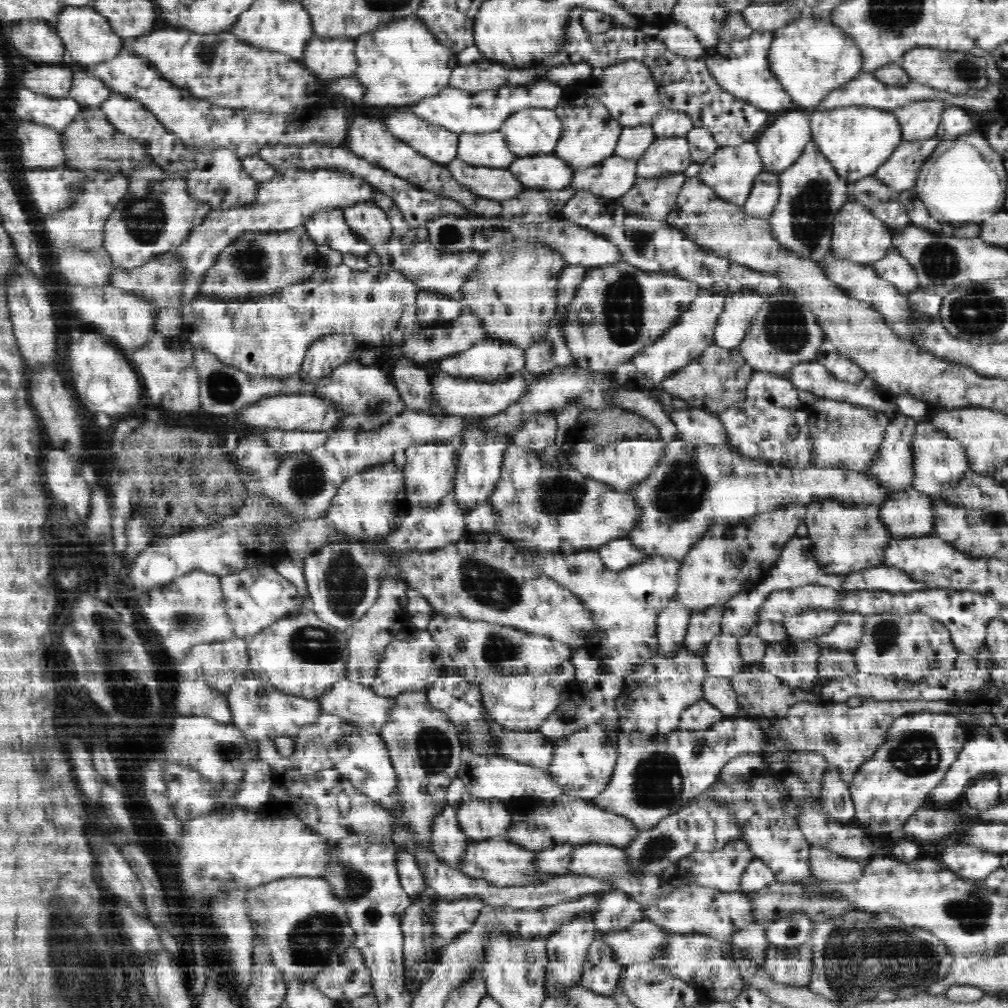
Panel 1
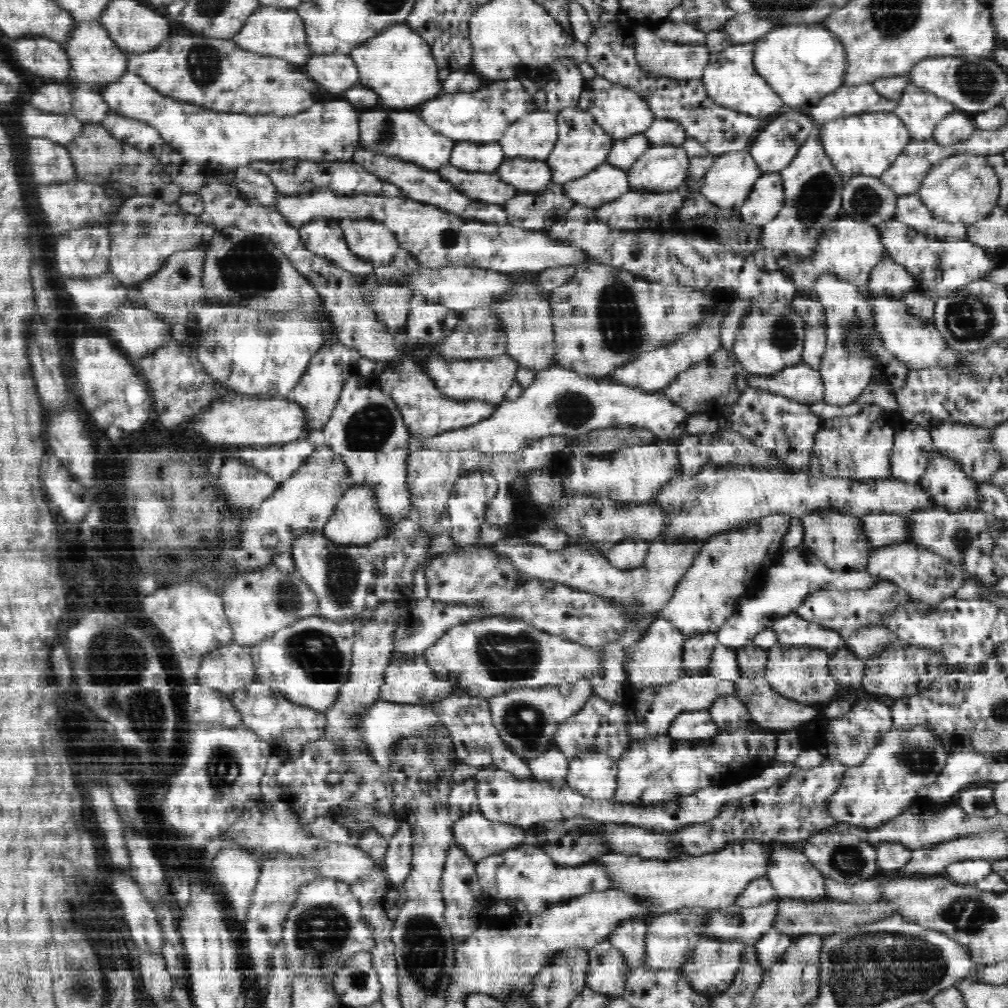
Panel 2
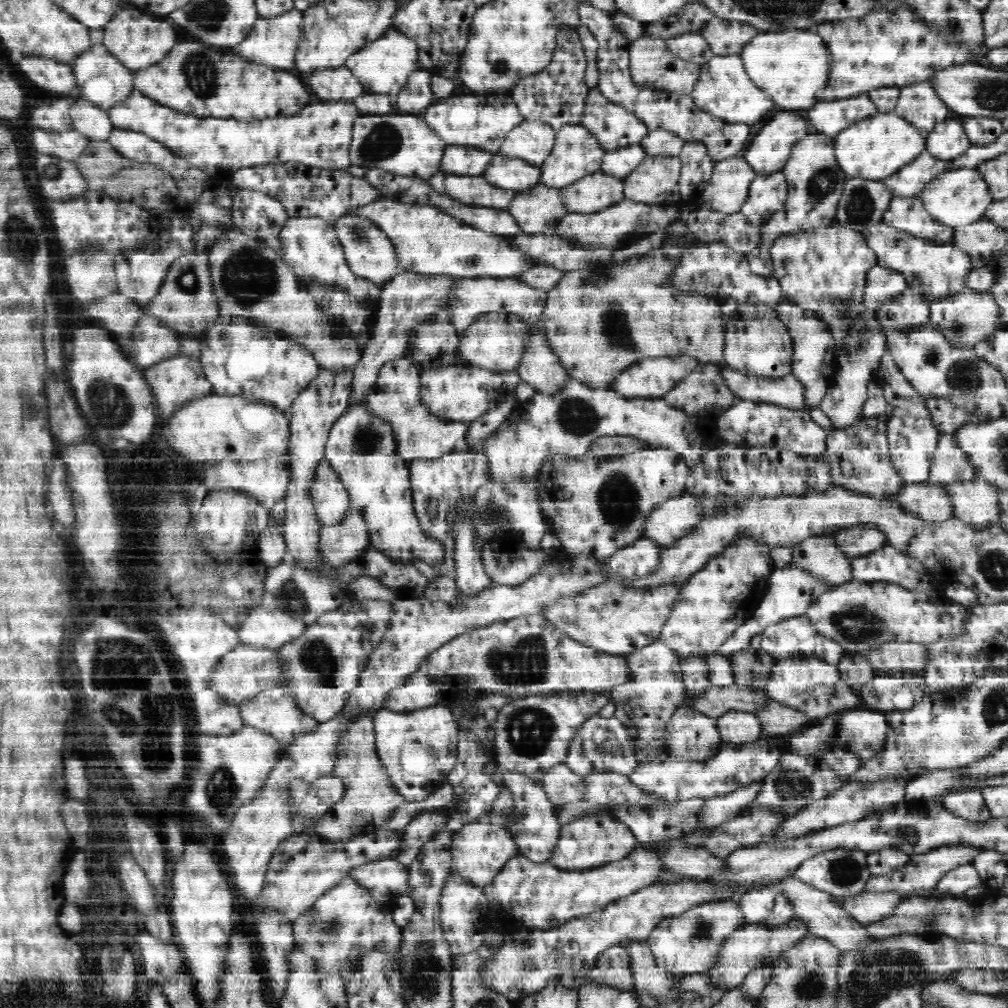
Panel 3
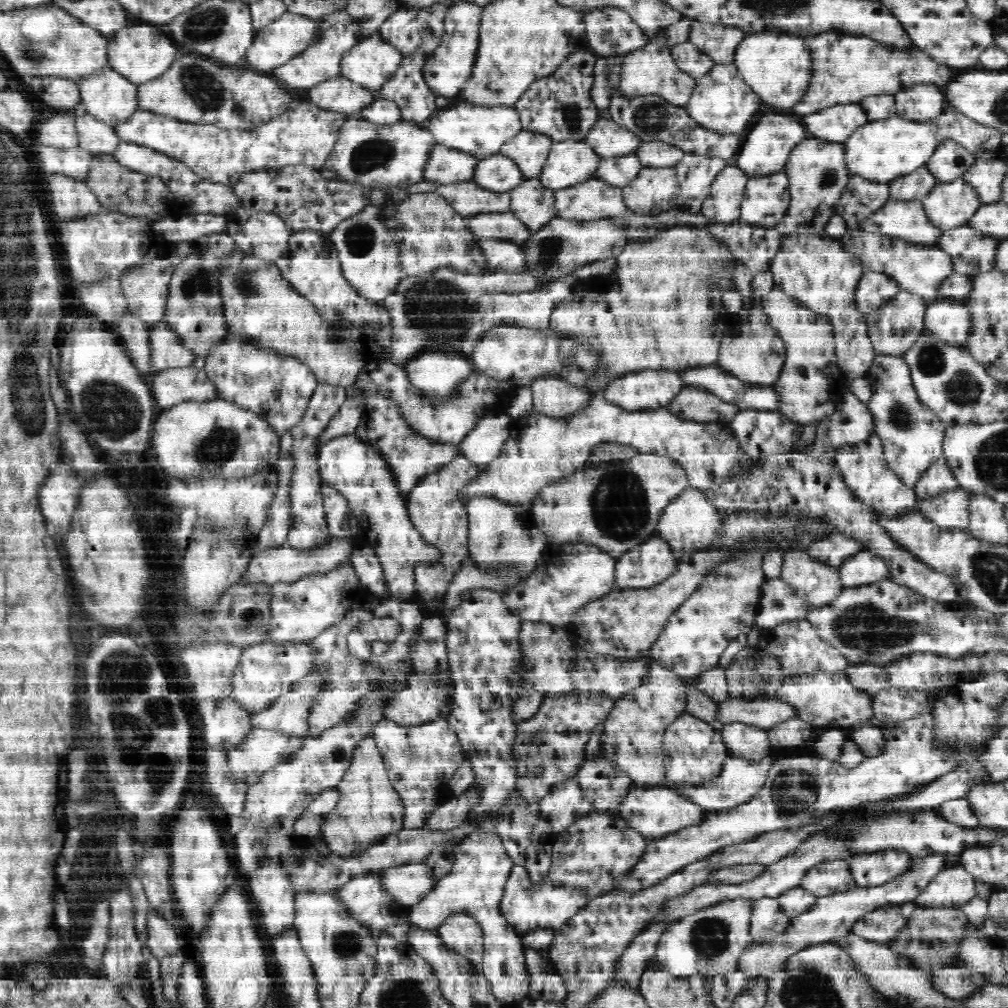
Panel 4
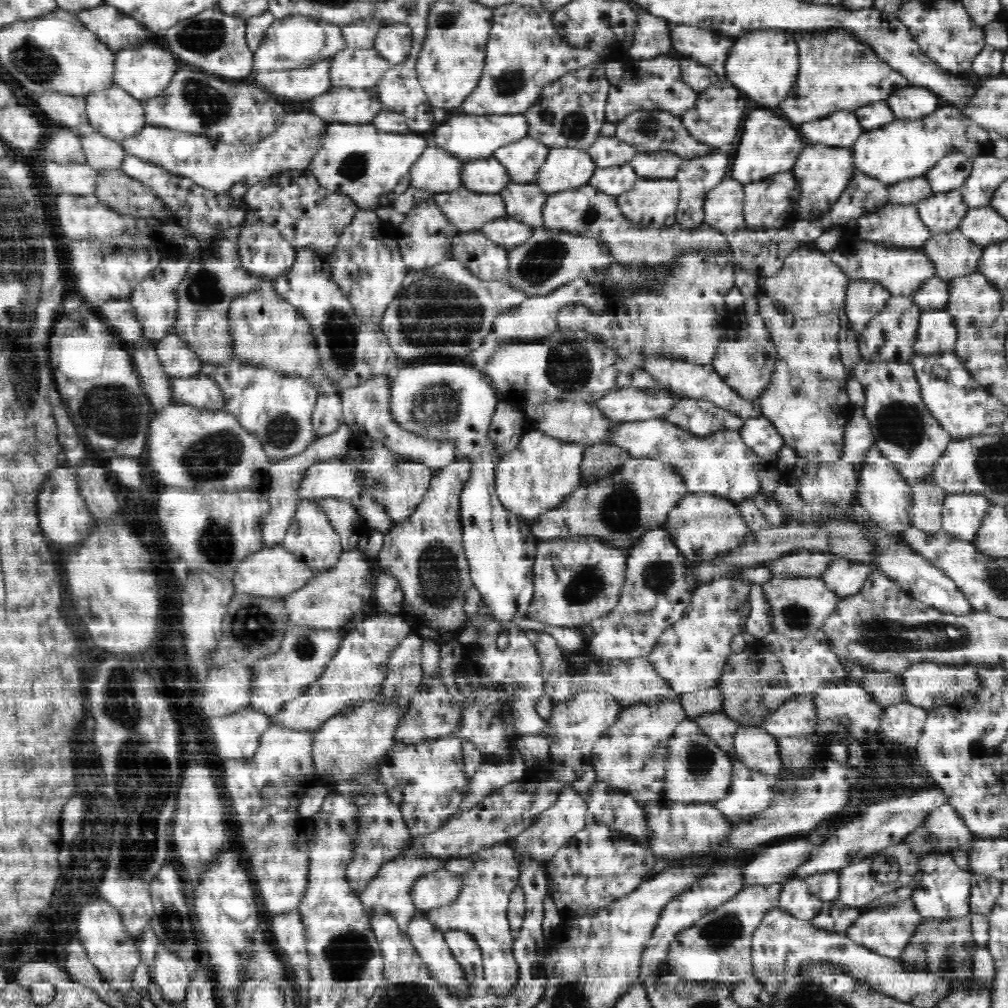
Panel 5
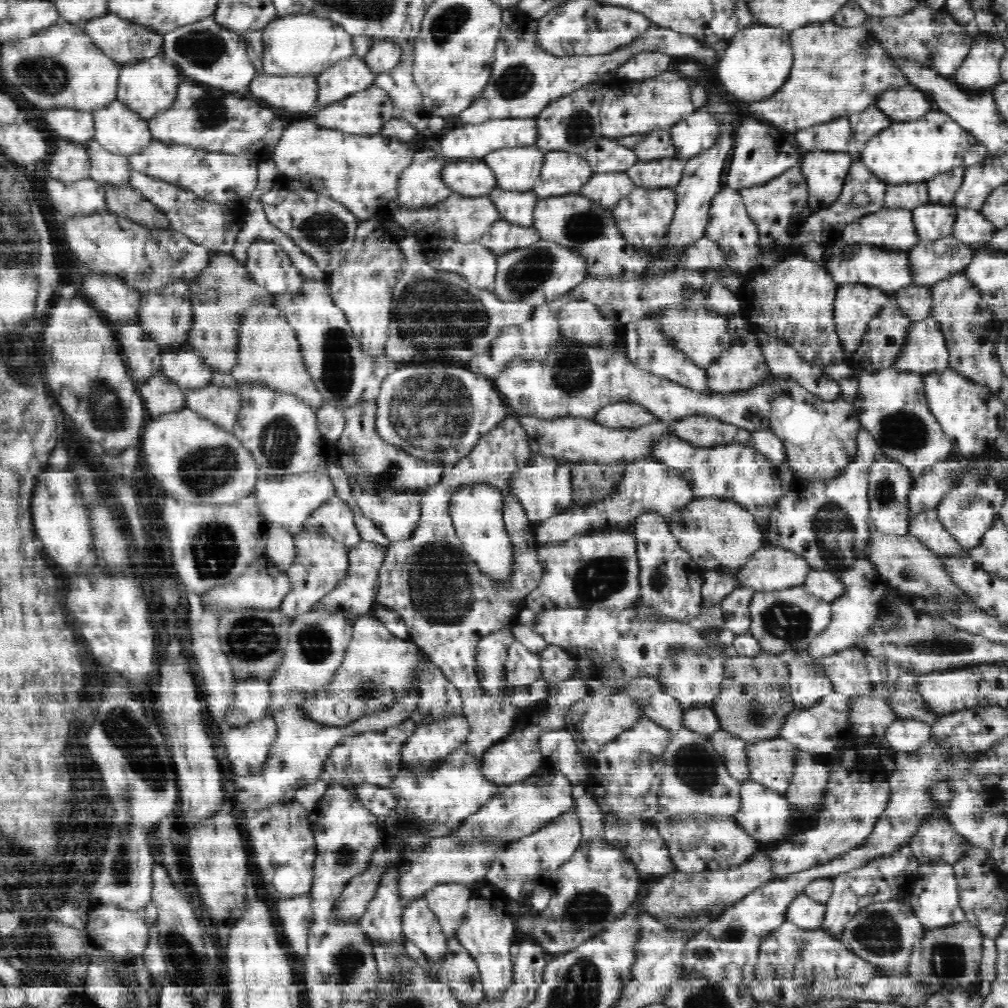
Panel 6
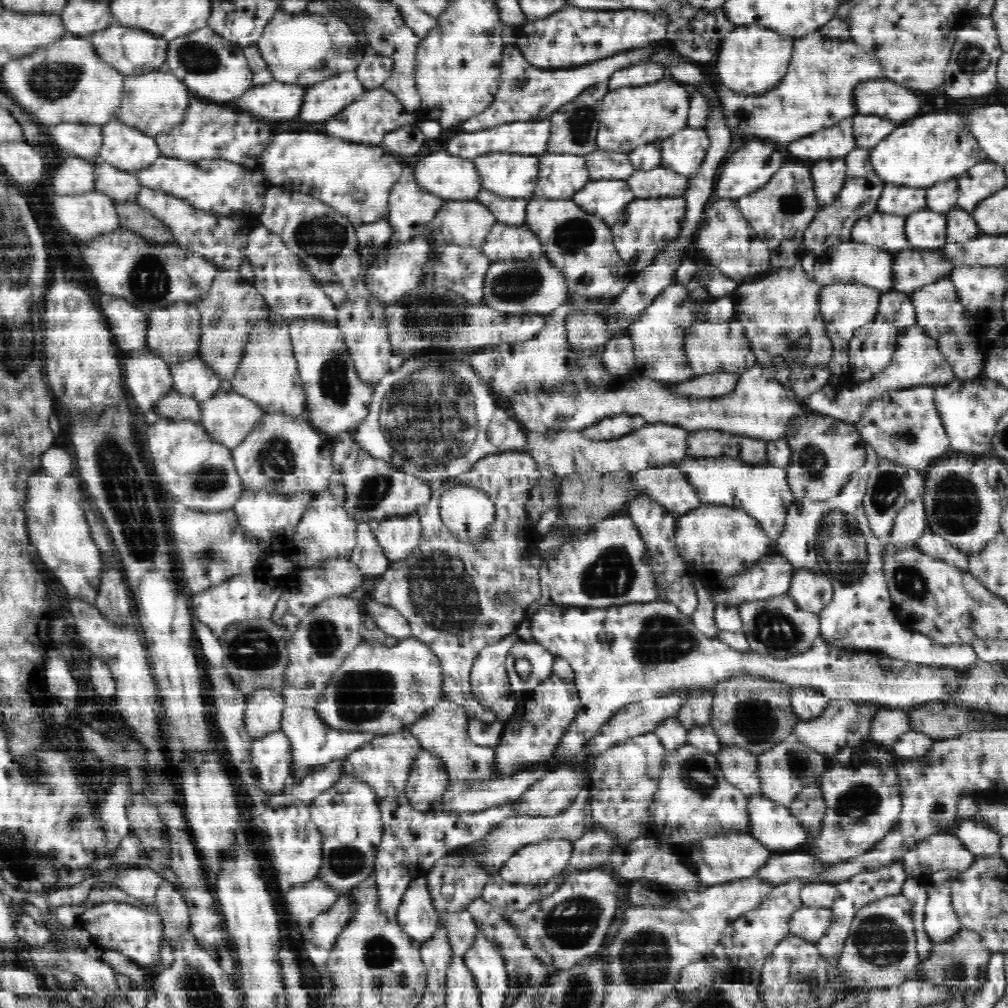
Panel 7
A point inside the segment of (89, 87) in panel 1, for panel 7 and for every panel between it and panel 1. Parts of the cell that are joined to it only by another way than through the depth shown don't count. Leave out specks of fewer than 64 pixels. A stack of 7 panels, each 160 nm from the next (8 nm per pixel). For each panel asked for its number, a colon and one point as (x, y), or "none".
2: (89, 106)
3: (93, 121)
4: (94, 136)
5: (100, 150)
6: (106, 167)
7: (119, 184)

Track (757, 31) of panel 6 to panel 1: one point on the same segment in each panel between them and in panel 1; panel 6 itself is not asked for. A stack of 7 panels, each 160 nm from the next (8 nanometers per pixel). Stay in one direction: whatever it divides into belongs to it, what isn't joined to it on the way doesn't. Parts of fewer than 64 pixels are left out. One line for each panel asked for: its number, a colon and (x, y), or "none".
1: (810, 58)
2: (802, 62)
3: (791, 66)
4: (777, 67)
5: (762, 64)

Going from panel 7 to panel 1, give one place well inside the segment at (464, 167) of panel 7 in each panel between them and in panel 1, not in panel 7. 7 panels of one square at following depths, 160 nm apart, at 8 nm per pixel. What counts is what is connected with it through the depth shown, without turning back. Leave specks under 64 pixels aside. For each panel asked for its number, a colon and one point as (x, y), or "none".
1: (549, 171)
2: (525, 174)
3: (513, 173)
4: (497, 172)
5: (488, 176)
6: (475, 178)

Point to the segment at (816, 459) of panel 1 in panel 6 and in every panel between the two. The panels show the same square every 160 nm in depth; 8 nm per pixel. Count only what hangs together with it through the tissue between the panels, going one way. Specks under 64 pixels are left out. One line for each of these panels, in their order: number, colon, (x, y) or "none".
2: (859, 447)
3: (858, 460)
4: (865, 470)
5: (880, 489)
6: (890, 483)

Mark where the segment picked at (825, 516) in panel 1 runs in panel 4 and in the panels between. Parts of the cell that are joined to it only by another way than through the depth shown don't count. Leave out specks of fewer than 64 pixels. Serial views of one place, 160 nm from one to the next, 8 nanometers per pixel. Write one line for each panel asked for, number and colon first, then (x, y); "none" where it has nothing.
2: (838, 539)
3: (820, 555)
4: (817, 583)

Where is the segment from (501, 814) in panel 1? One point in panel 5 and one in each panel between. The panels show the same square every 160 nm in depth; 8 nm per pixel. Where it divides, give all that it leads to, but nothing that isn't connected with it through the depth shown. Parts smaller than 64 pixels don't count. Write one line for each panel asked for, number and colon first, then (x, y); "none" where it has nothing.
2: (477, 836)
3: (480, 849)
4: (474, 886)
5: (480, 908)

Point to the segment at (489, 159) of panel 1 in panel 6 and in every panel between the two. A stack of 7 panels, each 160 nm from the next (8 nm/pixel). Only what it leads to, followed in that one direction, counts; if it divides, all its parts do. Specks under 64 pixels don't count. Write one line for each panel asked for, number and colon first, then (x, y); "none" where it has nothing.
2: (467, 155)
3: (464, 160)
4: (445, 165)
5: (436, 170)
6: (421, 185)

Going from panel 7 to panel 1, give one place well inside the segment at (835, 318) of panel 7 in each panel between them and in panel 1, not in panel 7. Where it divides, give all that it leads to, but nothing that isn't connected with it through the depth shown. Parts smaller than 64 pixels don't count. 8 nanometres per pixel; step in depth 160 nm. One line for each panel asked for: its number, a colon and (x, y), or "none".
1: (893, 266)
2: (887, 276)
3: (883, 284)
4: (874, 289)
5: (864, 299)
6: (855, 305)

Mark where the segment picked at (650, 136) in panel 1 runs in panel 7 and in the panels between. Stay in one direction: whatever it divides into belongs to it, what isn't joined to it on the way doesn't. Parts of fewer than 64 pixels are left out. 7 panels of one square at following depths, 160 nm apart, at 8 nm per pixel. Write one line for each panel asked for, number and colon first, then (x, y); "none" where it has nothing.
2: (624, 152)
3: (620, 162)
4: (620, 170)
5: (614, 180)
6: (608, 189)
7: (606, 198)

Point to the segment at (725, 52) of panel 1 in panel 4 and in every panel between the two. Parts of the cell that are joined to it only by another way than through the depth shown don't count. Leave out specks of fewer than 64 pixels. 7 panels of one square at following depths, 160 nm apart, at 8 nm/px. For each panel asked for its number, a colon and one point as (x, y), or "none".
2: (730, 77)
3: (724, 88)
4: (722, 101)

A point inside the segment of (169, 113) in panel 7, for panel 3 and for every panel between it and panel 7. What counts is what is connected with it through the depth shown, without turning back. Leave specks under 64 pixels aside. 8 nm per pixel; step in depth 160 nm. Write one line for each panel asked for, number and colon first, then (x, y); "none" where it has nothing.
3: (137, 41)
4: (141, 53)
5: (144, 70)
6: (148, 86)

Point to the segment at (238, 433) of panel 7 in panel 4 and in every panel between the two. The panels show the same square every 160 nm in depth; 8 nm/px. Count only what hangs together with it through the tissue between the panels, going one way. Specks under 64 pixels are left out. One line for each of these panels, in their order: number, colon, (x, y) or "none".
4: (169, 387)
5: (200, 391)
6: (220, 404)

